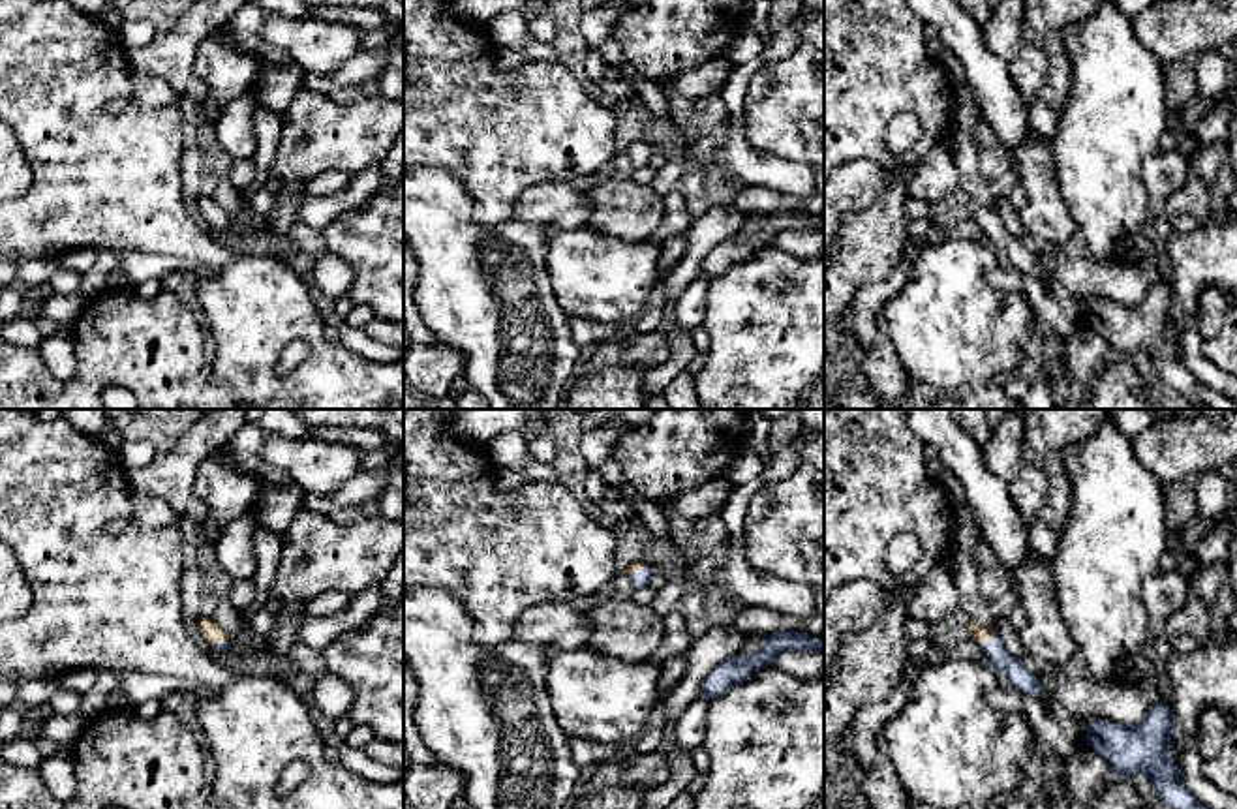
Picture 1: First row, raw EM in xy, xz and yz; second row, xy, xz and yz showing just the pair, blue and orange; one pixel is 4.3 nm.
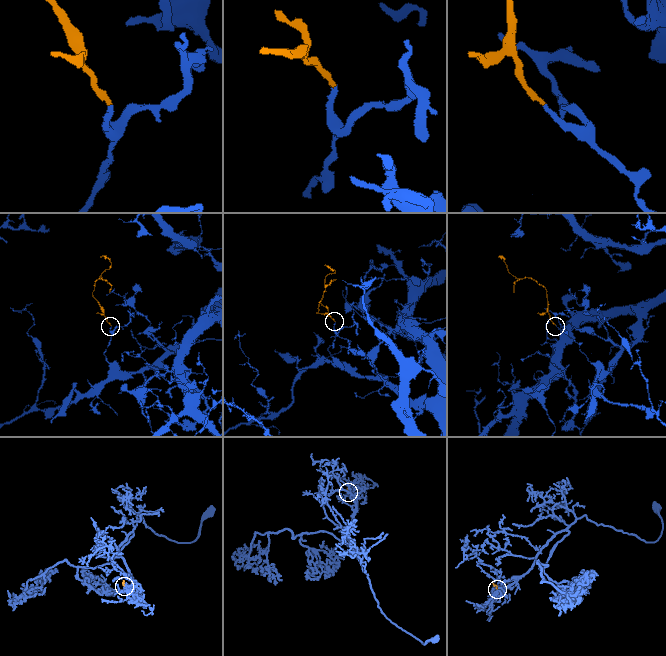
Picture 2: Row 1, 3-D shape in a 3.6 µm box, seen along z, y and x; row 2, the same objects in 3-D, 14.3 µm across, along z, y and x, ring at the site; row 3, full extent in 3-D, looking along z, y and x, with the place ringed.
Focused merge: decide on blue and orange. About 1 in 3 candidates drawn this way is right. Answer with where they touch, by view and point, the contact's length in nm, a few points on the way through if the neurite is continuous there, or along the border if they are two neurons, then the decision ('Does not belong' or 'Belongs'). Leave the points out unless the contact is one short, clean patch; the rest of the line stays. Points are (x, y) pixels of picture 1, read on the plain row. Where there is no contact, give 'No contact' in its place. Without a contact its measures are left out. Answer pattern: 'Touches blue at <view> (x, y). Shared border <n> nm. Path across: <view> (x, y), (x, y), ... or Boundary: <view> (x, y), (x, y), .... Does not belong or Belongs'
Touches blue at yz (990, 218). Shared border 90 nm. Path across: yz (999, 237), (990, 218), (980, 213). Belongs

